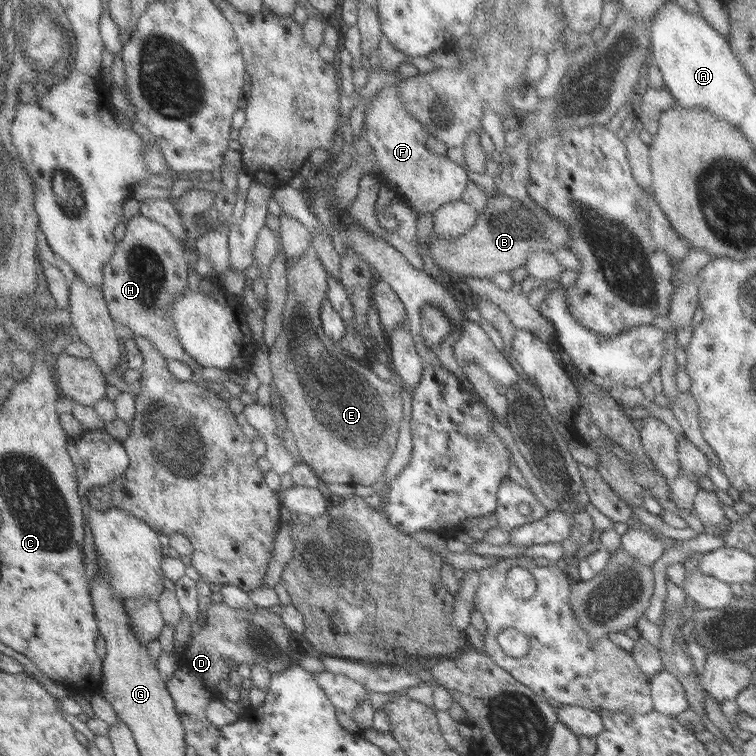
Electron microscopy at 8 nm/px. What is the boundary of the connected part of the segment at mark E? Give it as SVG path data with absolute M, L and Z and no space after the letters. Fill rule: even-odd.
M310 244L309 248L299 256L299 258L292 258L286 262L286 295L285 304L282 312L282 323L281 330L279 334L275 337L273 344L269 347L268 359L270 371L272 374L272 385L275 386L277 394L279 394L279 402L282 415L286 420L286 427L291 436L293 437L293 442L295 443L295 448L297 449L298 460L301 463L306 464L318 478L319 482L324 484L346 484L354 486L356 484L361 484L361 486L369 486L378 483L383 469L393 452L396 438L399 430L399 421L402 419L401 415L401 399L399 392L401 387L394 384L392 381L384 381L377 378L371 369L364 368L357 363L357 359L348 357L339 347L338 343L331 342L324 334L320 323L320 304L321 300L326 298L327 292L327 281L328 273L323 268L323 265L317 260L315 256L315 250Z

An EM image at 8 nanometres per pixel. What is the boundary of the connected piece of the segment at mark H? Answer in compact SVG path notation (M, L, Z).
M141 215L132 216L123 238L116 242L111 258L102 268L101 293L113 322L148 340L165 360L183 362L194 370L198 364L183 350L172 324L164 317L173 299L187 288L187 247L160 224Z

